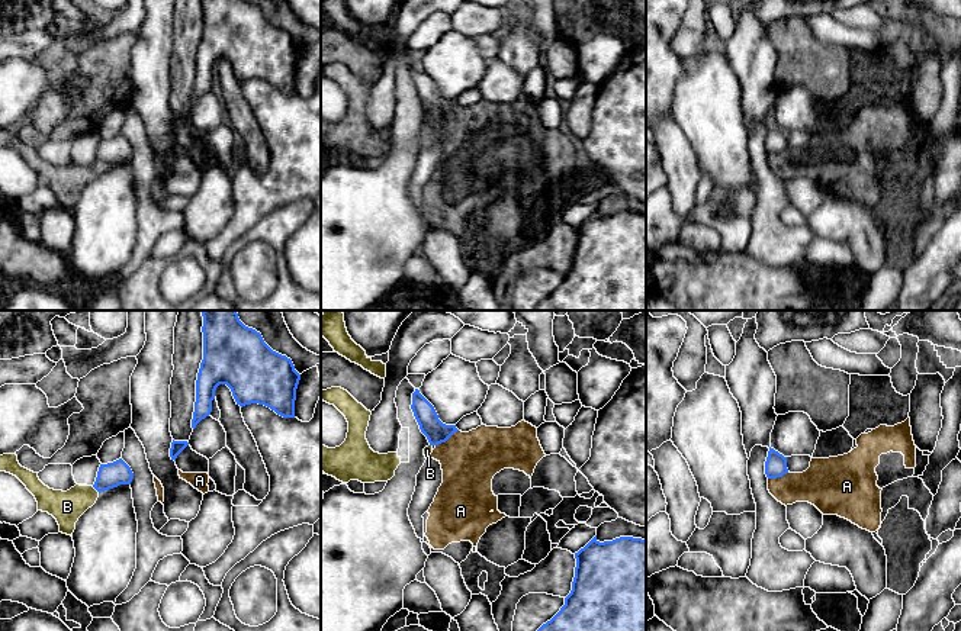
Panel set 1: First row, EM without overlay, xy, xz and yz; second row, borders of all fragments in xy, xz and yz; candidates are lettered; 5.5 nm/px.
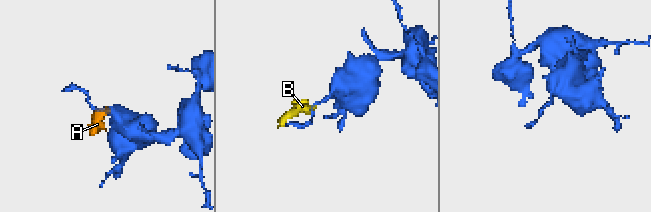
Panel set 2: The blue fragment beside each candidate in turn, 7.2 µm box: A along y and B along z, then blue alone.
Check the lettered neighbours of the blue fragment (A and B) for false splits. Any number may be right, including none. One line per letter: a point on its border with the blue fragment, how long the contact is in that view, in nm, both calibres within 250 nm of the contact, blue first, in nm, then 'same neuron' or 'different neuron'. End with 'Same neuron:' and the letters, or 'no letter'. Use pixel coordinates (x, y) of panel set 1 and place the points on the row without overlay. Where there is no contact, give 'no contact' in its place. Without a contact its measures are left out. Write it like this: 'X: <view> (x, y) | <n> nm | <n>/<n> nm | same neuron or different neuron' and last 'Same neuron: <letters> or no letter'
A: xz (446, 115) | 160 nm | 120/320 nm | different neuron
B: xy (96, 164) | 60 nm | 140/180 nm | different neuron
Same neuron: no letter

